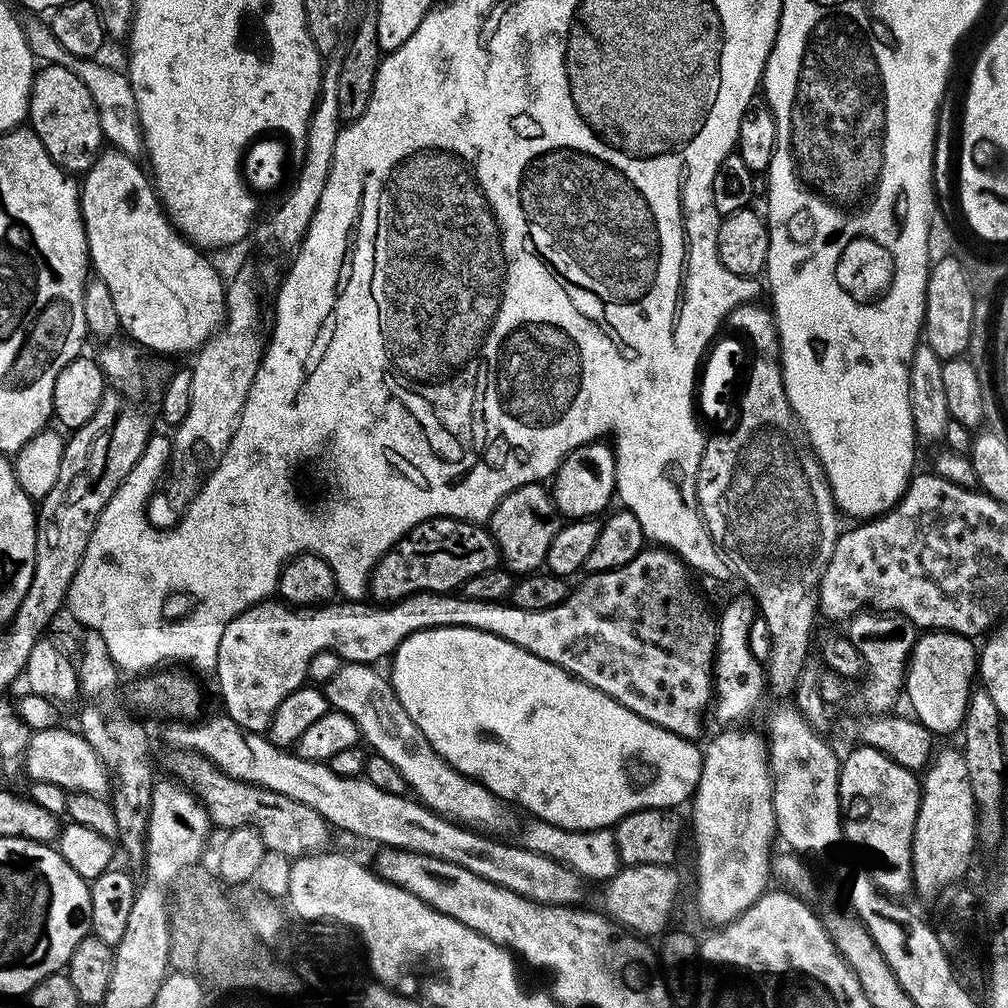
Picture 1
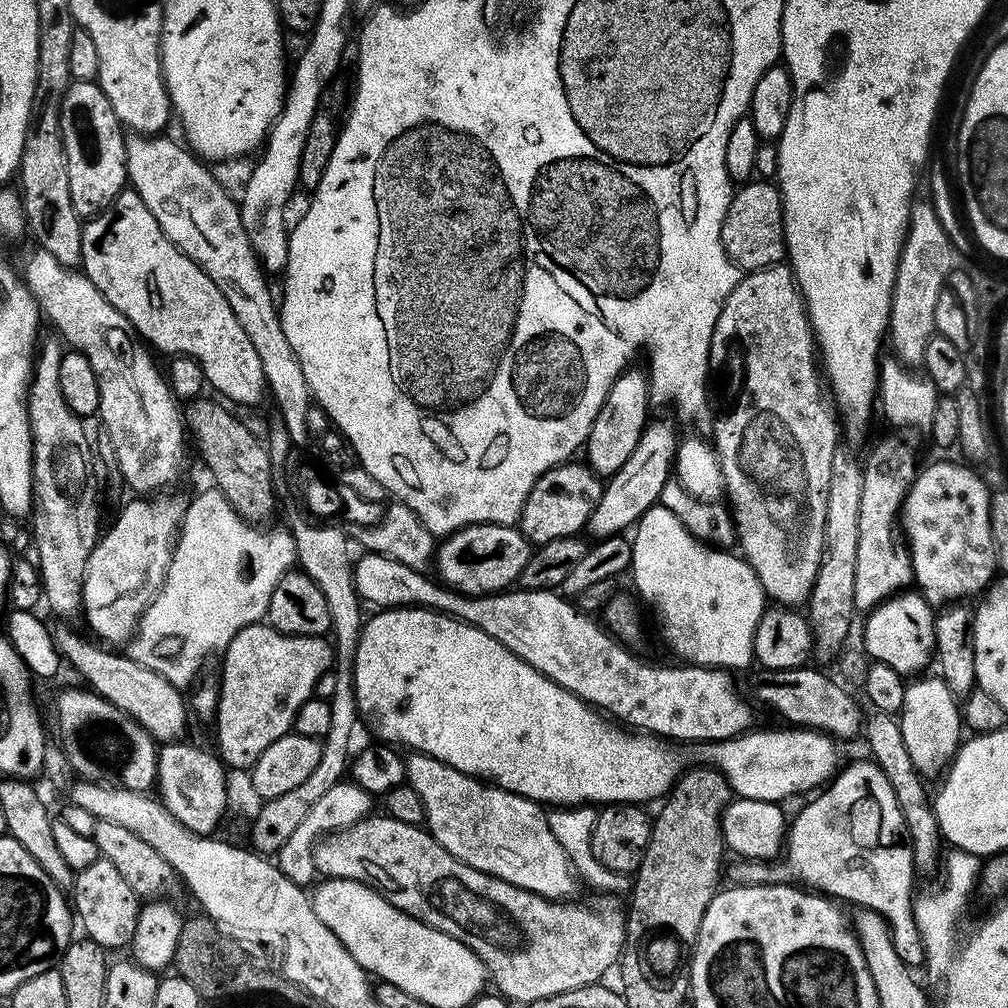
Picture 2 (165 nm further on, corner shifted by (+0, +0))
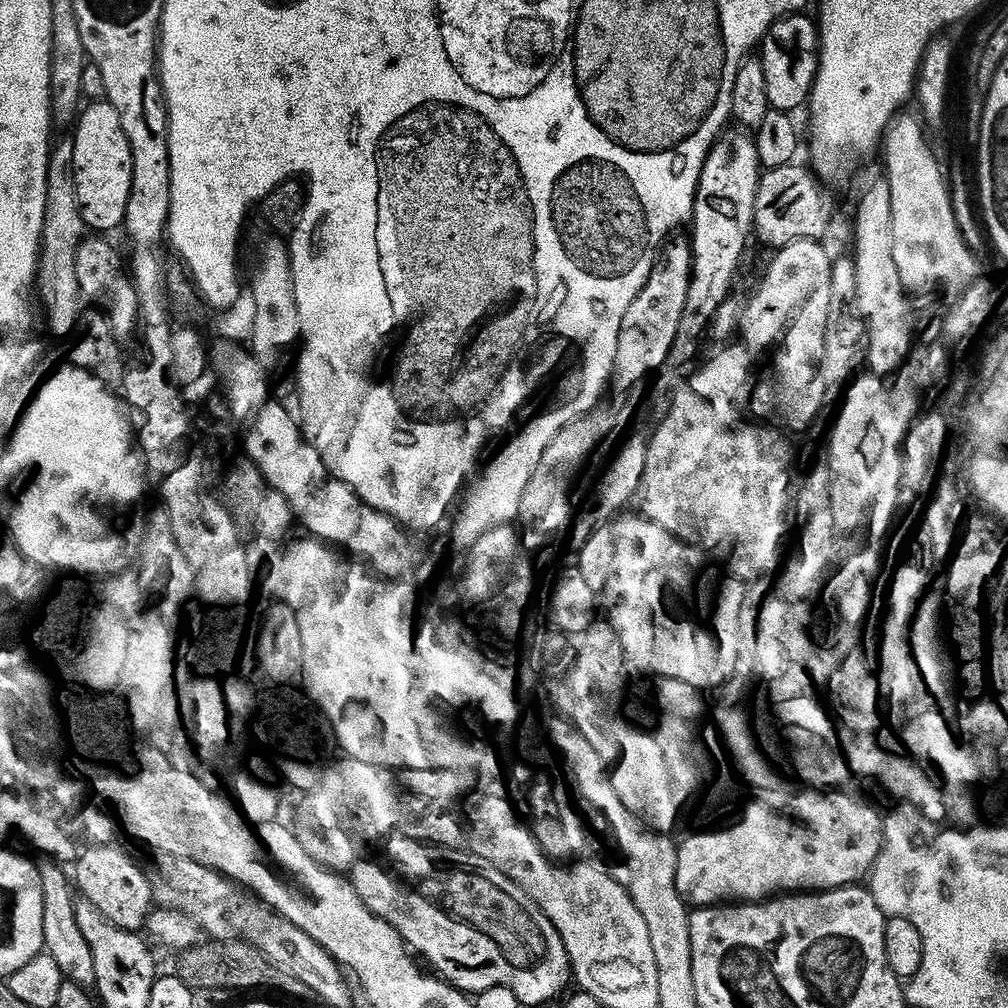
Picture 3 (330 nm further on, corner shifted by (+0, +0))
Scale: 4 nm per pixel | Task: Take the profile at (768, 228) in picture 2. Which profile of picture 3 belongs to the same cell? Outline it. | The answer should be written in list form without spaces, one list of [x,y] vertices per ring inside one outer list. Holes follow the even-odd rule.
[[[791,162],[786,165],[778,166],[777,168],[770,168],[760,173],[760,181],[756,183],[756,193],[754,194],[754,212],[752,214],[752,232],[754,233],[755,239],[756,236],[764,244],[769,244],[769,249],[775,250],[786,246],[790,242],[795,240],[820,240],[824,238],[824,235],[828,232],[828,223],[832,220],[832,208],[828,205],[828,196],[823,192],[820,187],[822,187],[821,181],[817,179],[815,175],[807,167],[804,168],[802,165],[798,164],[799,162]]]

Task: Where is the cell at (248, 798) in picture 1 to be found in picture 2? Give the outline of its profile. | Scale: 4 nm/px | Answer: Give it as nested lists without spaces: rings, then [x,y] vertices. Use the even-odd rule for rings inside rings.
[[[369,814],[363,820],[354,822],[349,828],[338,828],[320,837],[316,842],[314,850],[314,866],[317,873],[321,877],[331,878],[334,880],[353,880],[354,882],[364,882],[373,888],[378,894],[382,894],[382,898],[386,898],[386,902],[390,902],[400,912],[410,914],[414,919],[420,920],[424,924],[430,925],[432,928],[442,930],[446,934],[450,934],[454,938],[458,938],[458,942],[462,942],[466,946],[470,946],[470,950],[474,950],[474,954],[478,954],[478,958],[484,963],[485,973],[496,983],[495,991],[503,996],[509,1002],[524,1004],[530,1006],[535,1000],[545,1000],[551,996],[557,996],[563,992],[570,990],[578,990],[585,988],[588,984],[601,983],[605,978],[604,975],[608,971],[613,971],[614,965],[619,961],[620,953],[624,946],[624,938],[626,935],[626,920],[623,915],[620,916],[612,908],[604,908],[601,912],[595,912],[592,908],[583,908],[580,904],[572,904],[576,902],[561,902],[558,900],[547,900],[544,896],[539,896],[533,892],[527,892],[525,888],[514,886],[510,882],[506,882],[497,876],[486,874],[482,870],[474,870],[474,866],[466,866],[466,862],[462,862],[458,858],[454,858],[454,854],[450,854],[435,838],[431,832],[425,830],[418,824],[407,824],[406,822],[398,822],[392,816],[387,814]]]

